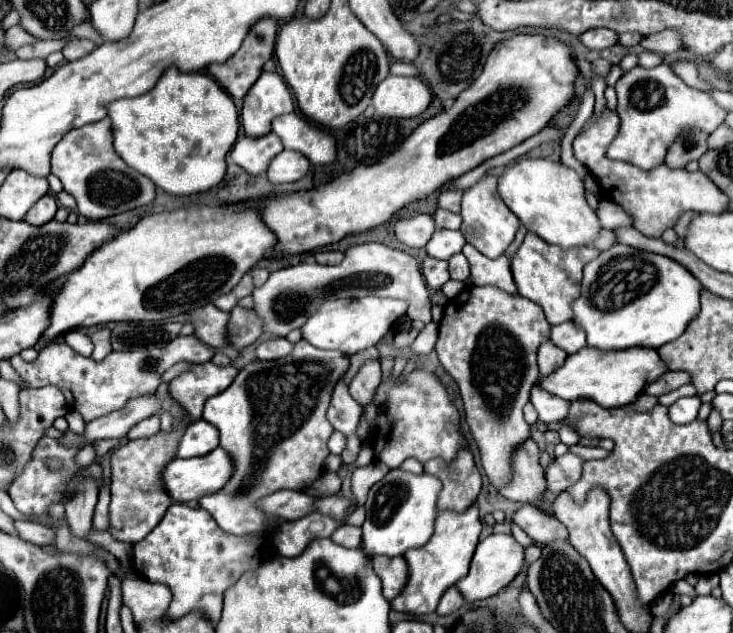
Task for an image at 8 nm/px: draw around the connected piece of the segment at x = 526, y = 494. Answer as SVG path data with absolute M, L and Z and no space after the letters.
M524 440L514 448L510 458L512 478L506 486L500 488L500 494L516 502L534 502L542 510L550 512L550 506L544 502L544 468L538 464L538 446L534 440Z

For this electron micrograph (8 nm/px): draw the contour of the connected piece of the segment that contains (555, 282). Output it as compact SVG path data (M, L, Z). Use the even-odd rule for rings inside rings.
M528 232L522 246L512 254L510 258L510 270L514 276L514 284L518 288L518 294L536 302L542 306L546 318L550 324L562 324L572 318L570 302L580 292L580 280L582 280L582 268L596 256L596 248L572 248L572 250L560 250L558 246L548 246L548 242L540 240L536 234Z

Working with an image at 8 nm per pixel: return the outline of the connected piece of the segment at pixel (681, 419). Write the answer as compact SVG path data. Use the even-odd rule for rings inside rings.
M692 396L692 398L680 398L676 404L672 404L668 408L668 416L672 422L676 424L690 424L692 420L696 420L698 410L700 410L700 398Z

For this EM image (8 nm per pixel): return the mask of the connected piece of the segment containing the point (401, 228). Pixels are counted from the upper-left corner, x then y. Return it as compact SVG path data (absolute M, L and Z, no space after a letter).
M418 214L396 222L396 238L408 248L424 248L434 230L434 218L428 214Z

